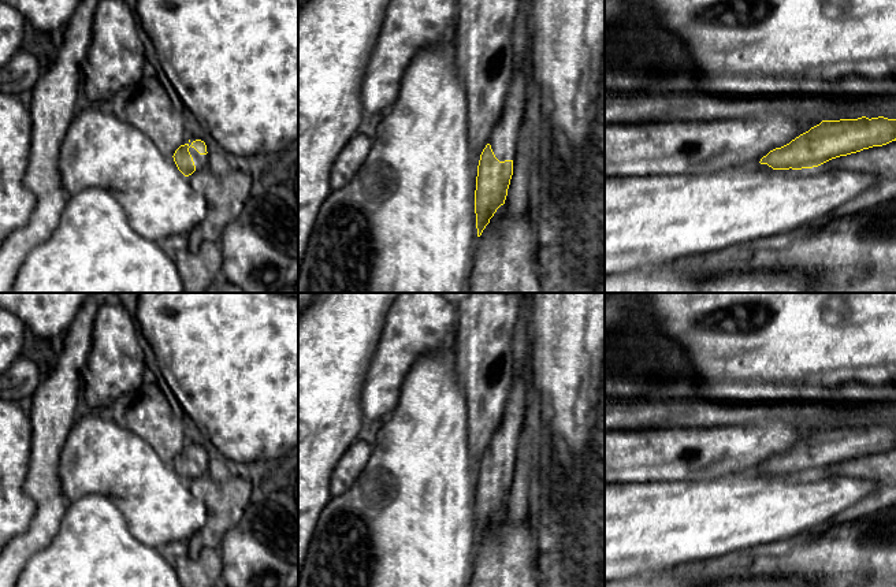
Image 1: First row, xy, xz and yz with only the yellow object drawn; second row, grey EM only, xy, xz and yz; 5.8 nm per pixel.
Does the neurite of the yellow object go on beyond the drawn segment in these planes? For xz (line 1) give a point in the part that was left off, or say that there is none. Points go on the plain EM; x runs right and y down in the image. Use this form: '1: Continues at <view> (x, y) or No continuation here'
1: Continues at xz (517, 412)

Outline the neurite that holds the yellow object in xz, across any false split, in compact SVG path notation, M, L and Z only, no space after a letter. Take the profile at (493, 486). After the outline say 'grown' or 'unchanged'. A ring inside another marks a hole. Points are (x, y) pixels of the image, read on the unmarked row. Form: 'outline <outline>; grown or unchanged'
outline M528 374L514 375L499 427L477 472L475 497L477 543L482 542L497 516L505 510L513 482L518 436L531 421L531 412L532 391Z; grown

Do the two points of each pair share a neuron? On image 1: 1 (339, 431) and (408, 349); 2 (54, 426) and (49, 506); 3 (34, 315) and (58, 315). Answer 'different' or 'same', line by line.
1: different
2: same
3: same

